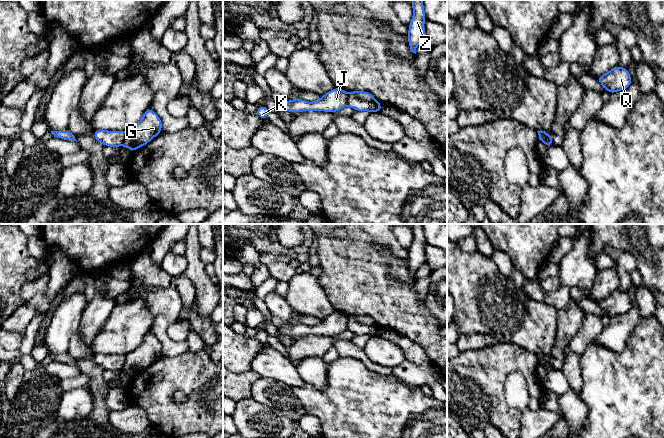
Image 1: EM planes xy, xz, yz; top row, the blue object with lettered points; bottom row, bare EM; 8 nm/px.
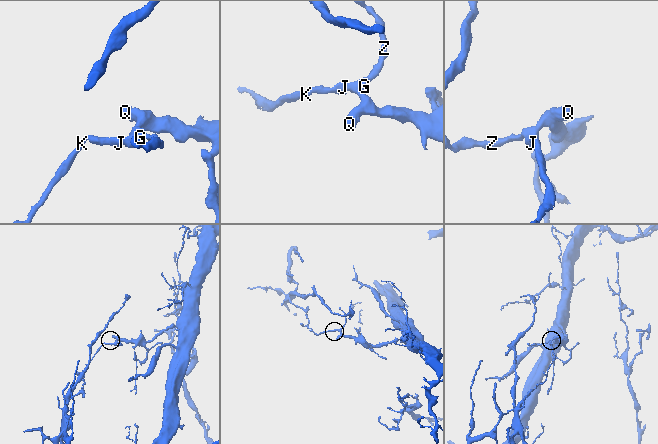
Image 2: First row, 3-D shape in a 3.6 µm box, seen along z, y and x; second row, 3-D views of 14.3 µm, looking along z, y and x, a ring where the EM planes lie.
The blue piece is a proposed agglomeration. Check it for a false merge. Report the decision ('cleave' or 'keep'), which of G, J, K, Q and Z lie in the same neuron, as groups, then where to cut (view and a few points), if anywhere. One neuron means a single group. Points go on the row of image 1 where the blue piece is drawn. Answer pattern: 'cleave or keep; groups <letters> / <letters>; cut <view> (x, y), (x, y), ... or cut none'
cleave; groups G Q Z / J K; cut xy (125, 132), (125, 138), (122, 143)

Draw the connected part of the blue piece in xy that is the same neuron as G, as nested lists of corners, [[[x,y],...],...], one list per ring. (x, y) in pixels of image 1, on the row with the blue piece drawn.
[[[148,108],[137,124],[125,131],[123,145],[133,152],[148,144],[161,131],[162,121],[160,117],[151,108]]]

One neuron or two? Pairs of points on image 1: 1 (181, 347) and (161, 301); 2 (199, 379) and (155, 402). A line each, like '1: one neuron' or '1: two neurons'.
1: one neuron
2: one neuron

